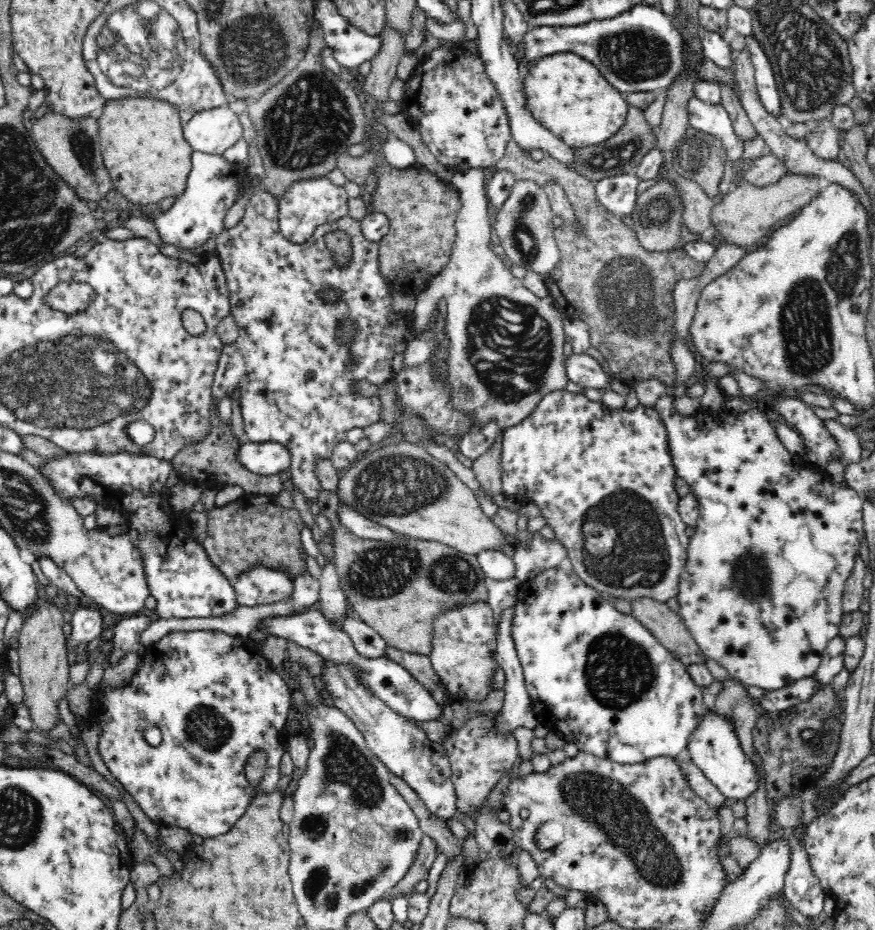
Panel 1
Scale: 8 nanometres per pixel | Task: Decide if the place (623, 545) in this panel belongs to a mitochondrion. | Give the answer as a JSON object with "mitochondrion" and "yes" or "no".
{"mitochondrion":"yes"}

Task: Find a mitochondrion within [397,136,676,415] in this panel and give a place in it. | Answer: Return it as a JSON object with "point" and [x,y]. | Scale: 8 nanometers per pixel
{"point":[497,324]}

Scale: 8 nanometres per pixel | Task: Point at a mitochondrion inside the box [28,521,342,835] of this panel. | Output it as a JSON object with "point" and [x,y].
{"point":[206,729]}

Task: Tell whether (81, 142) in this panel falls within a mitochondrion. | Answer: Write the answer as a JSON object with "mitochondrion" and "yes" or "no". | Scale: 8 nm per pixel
{"mitochondrion":"yes"}

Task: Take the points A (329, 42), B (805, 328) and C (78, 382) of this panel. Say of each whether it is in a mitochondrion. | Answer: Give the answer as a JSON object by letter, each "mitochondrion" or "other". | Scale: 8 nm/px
{"A":"other","B":"mitochondrion","C":"mitochondrion"}

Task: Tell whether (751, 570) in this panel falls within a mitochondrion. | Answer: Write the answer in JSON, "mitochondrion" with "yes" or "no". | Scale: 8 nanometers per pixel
{"mitochondrion":"yes"}

